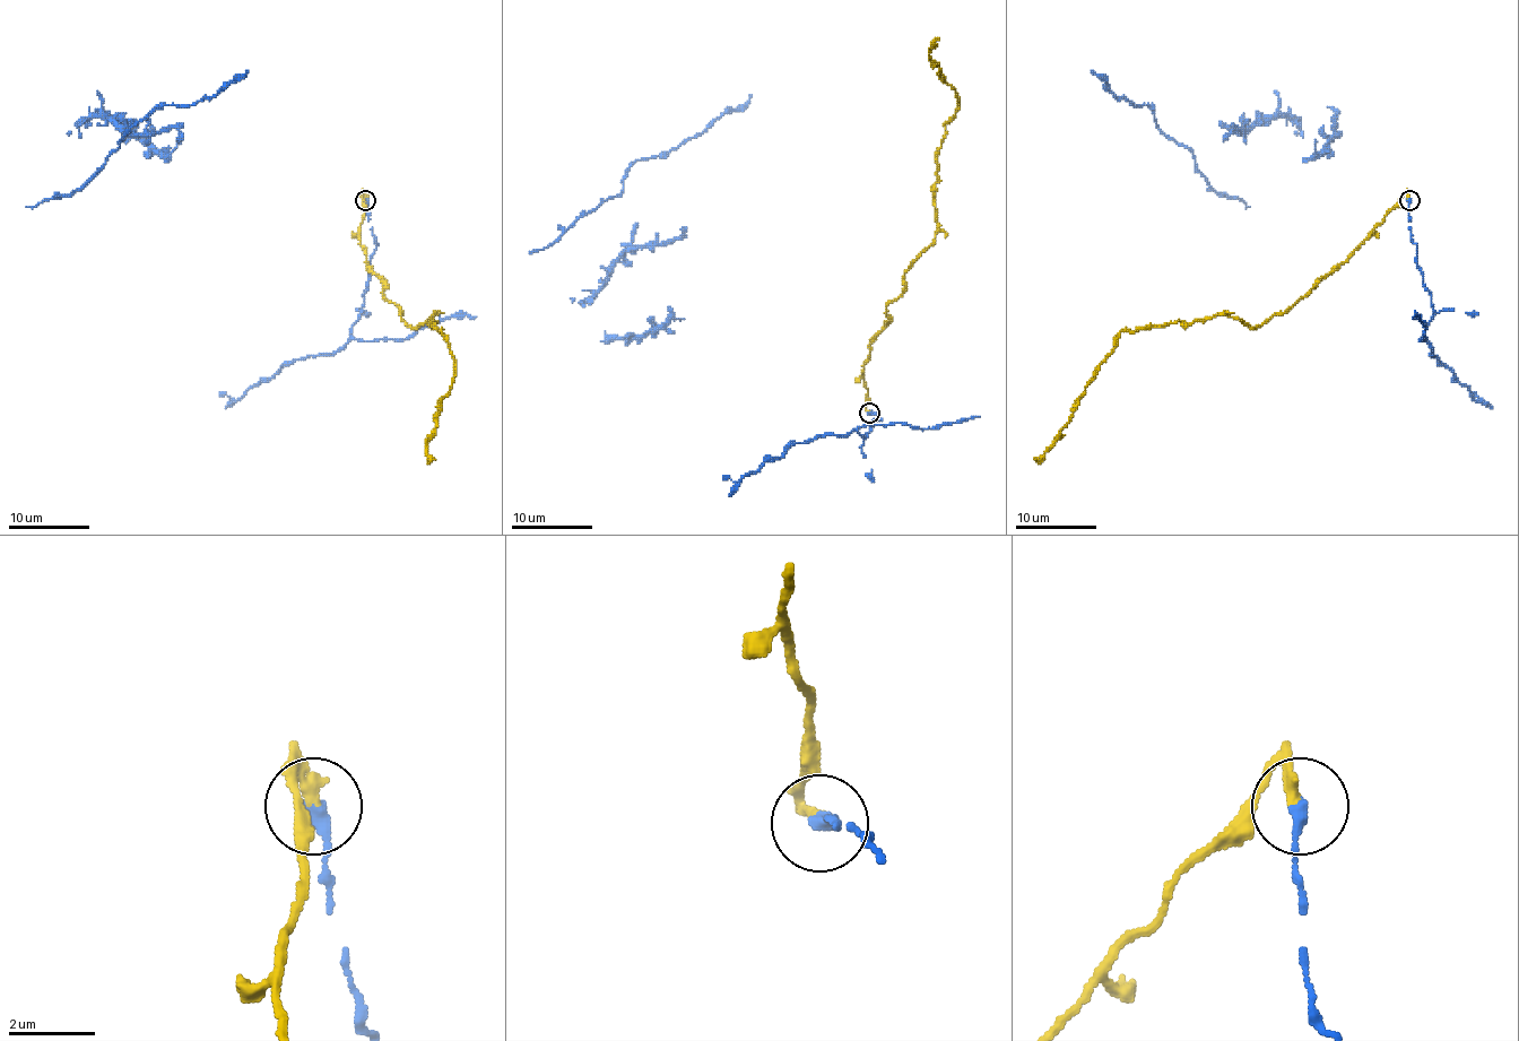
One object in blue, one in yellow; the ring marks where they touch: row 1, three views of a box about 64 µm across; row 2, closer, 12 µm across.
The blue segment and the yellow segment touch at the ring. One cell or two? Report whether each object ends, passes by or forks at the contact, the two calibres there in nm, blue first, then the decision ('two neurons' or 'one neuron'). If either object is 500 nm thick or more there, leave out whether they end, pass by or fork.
blue ends there; yellow ends there; 360 nm thick on the blue side, 300 nm on the other; two neurons

